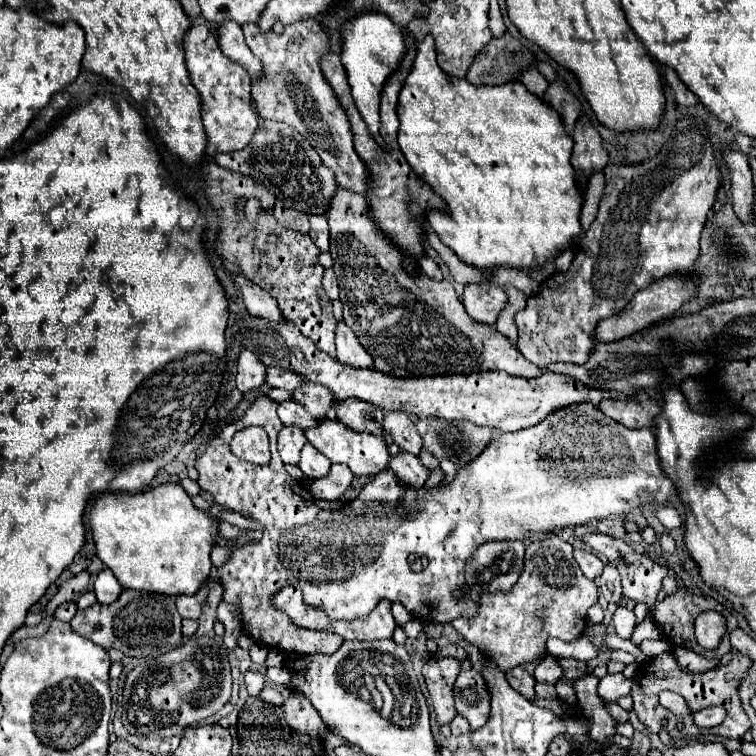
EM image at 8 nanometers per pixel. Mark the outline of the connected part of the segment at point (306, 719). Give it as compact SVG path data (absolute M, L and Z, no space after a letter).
M290 695L284 703L284 715L286 715L288 725L294 731L306 733L306 735L312 735L324 741L328 727L322 723L322 719L318 717L318 711L310 705L310 701L306 701L304 697Z

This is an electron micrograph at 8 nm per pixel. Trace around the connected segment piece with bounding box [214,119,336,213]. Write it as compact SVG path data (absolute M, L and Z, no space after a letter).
M262 121L256 129L250 145L240 151L232 153L218 153L216 163L228 171L242 173L258 181L258 185L270 189L284 207L300 209L306 213L324 213L328 209L330 197L336 191L334 173L322 165L314 147L290 125L276 123L276 121Z

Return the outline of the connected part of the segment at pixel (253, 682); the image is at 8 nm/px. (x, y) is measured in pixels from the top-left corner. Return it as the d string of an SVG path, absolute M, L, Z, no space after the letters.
M252 669L246 671L244 673L244 685L246 685L248 693L252 697L256 697L262 691L262 687L264 687L264 673L262 671L252 671Z

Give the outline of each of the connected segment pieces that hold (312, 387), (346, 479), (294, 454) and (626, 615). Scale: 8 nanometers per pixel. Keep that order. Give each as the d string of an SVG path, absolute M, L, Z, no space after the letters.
M302 383L300 389L292 391L292 399L304 405L304 409L316 419L324 417L326 411L334 405L334 395L316 383Z
M334 463L330 473L326 477L318 479L318 481L310 481L308 489L310 489L314 499L334 501L334 499L340 499L346 493L346 489L350 487L352 479L354 479L354 475L346 465Z
M282 427L280 435L278 435L278 453L282 457L284 463L290 463L290 465L298 465L300 461L300 449L304 447L306 443L306 437L304 437L304 431L300 427Z
M618 607L616 613L614 613L614 627L616 627L616 633L622 639L632 639L632 633L636 629L636 617L634 617L634 613L628 611L626 607Z

